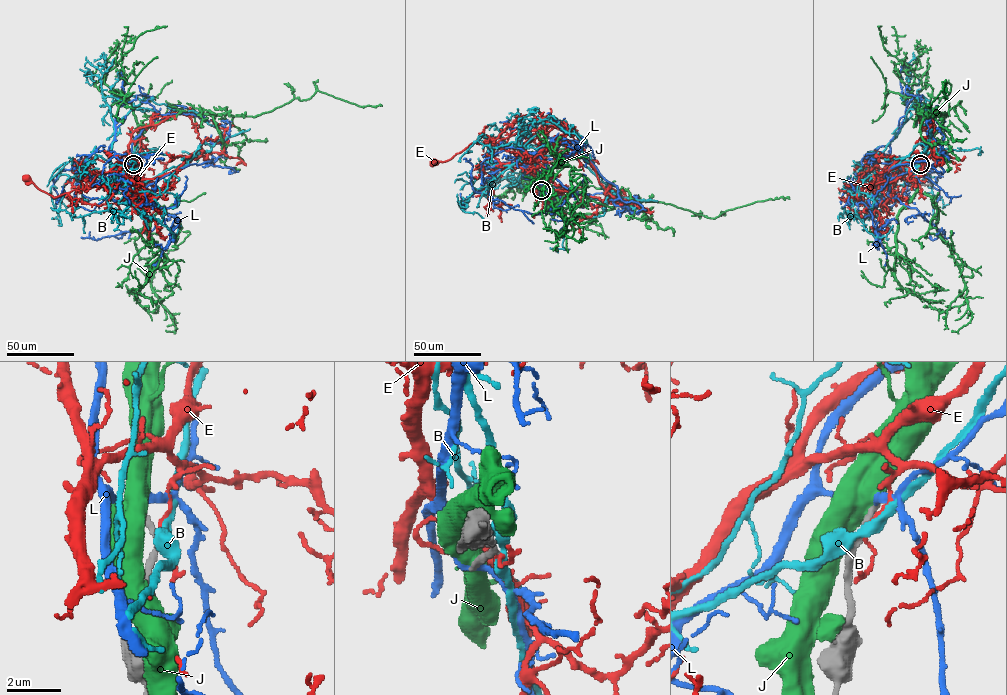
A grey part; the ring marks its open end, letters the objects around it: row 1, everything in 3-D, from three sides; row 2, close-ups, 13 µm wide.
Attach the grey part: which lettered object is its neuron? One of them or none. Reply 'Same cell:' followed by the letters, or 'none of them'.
Same cell: none of them

